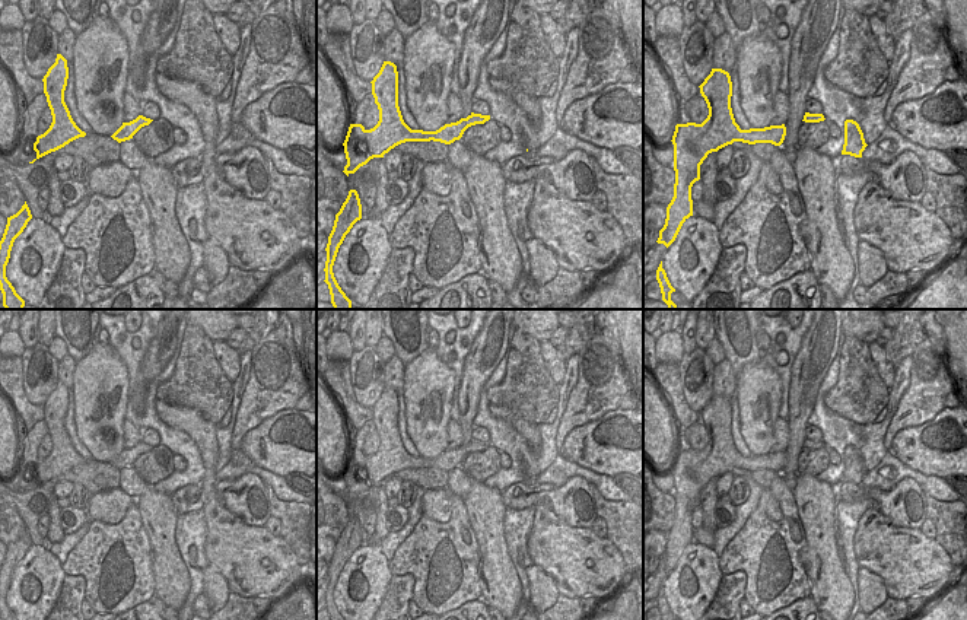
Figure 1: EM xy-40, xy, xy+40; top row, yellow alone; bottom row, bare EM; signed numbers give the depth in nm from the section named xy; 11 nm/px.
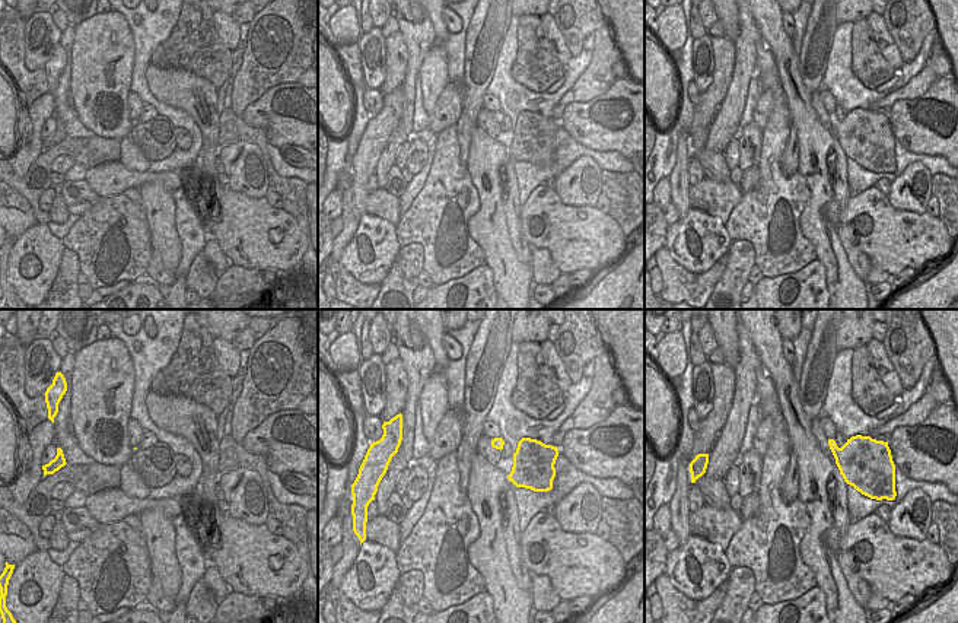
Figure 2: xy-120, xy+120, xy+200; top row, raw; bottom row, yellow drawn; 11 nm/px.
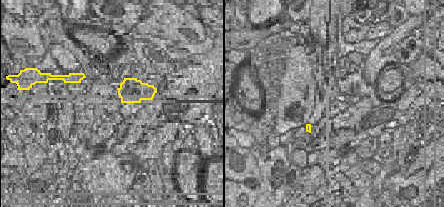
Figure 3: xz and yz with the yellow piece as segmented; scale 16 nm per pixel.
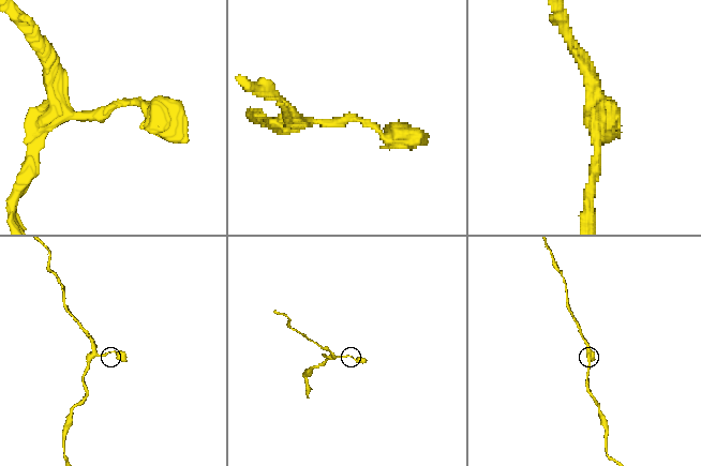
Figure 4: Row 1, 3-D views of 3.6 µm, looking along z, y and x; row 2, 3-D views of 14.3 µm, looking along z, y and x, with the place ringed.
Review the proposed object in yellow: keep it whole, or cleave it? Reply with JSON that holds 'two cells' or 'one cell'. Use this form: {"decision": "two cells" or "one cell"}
{"decision": "one cell"}

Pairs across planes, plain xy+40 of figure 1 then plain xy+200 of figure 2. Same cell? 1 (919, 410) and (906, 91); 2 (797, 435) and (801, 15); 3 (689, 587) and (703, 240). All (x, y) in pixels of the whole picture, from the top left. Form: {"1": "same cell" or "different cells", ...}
{"1": "same cell", "2": "different cells", "3": "same cell"}

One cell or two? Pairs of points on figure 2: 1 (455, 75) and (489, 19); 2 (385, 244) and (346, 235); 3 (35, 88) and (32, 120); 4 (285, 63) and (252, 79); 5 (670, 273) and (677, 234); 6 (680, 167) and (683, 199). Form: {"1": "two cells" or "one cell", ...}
{"1": "two cells", "2": "two cells", "3": "two cells", "4": "one cell", "5": "two cells", "6": "one cell"}

